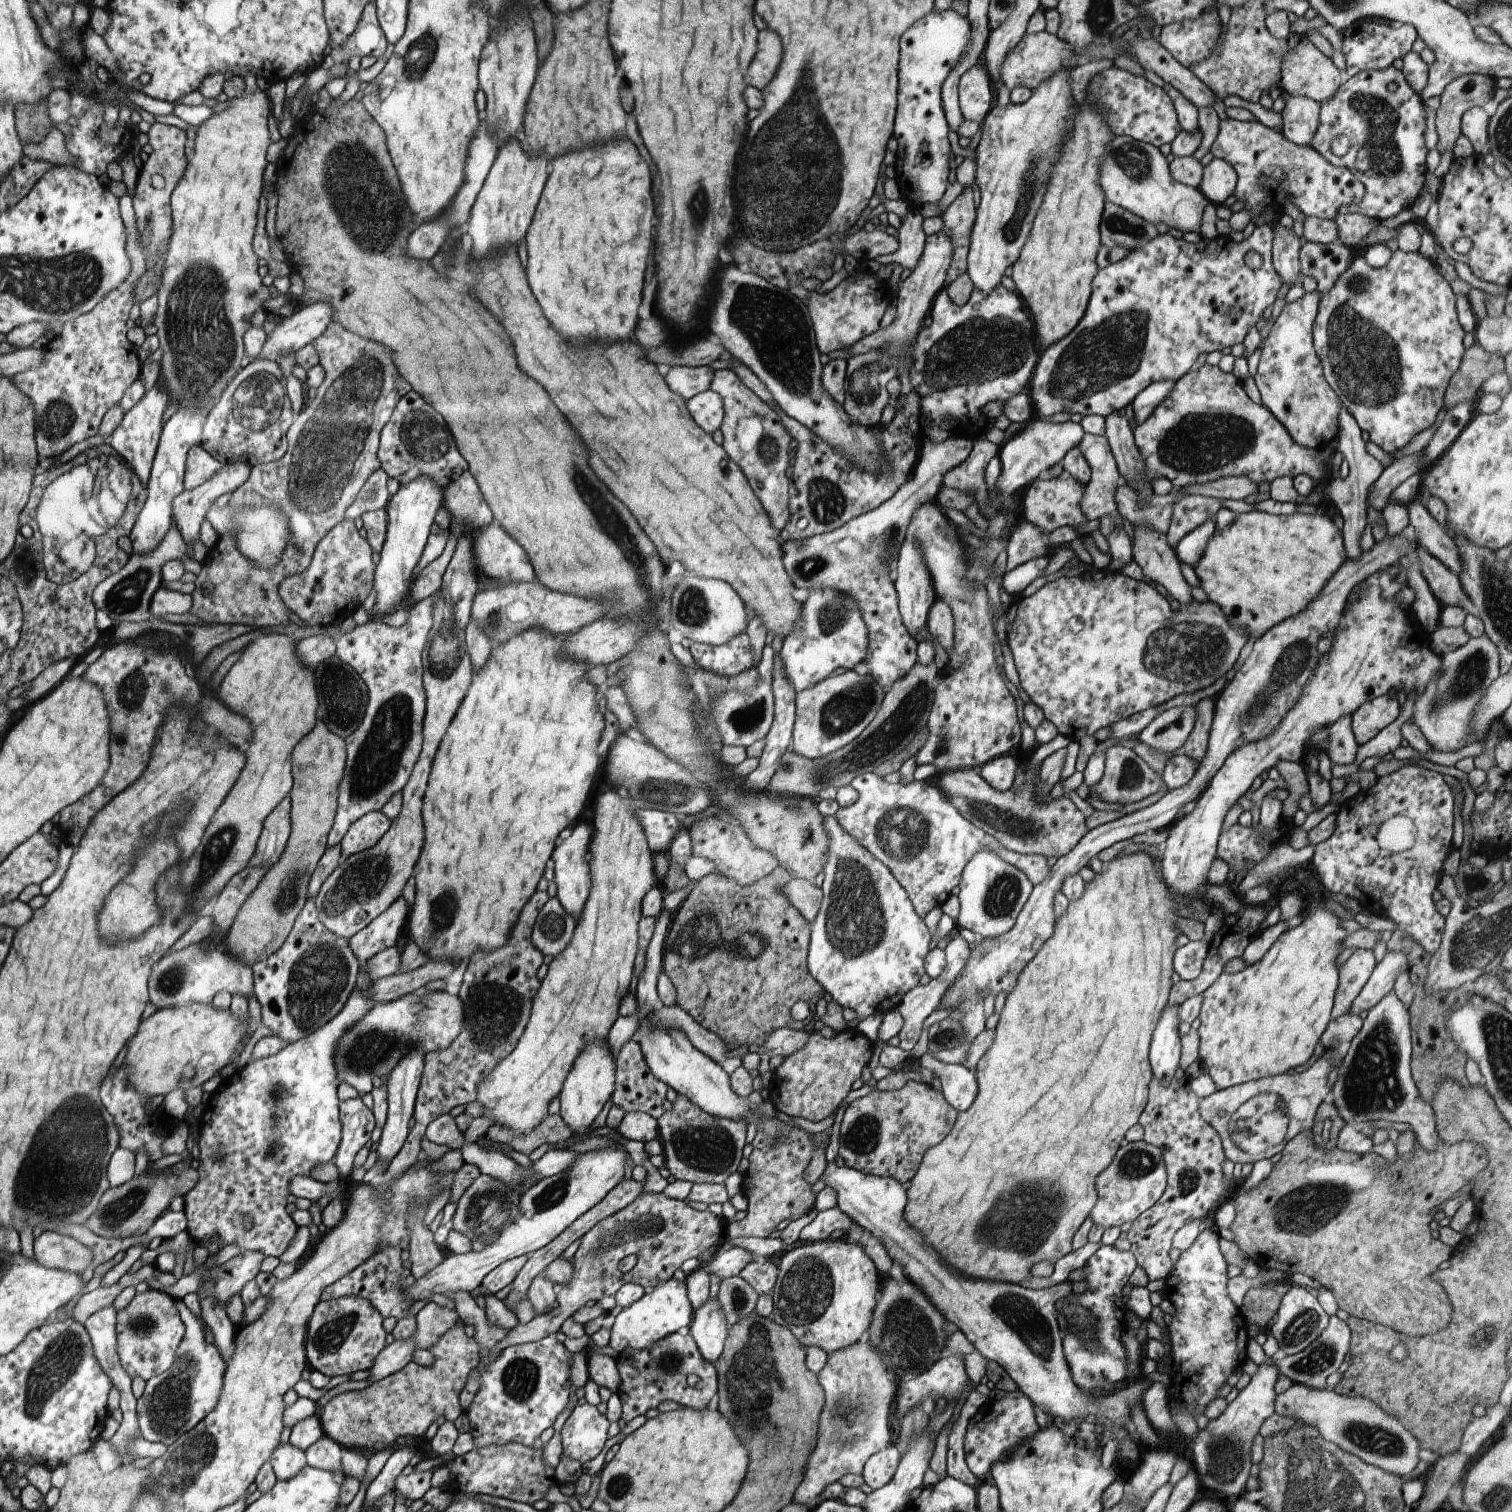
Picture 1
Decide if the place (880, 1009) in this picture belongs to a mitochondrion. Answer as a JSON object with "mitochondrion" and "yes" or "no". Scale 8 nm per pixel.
{"mitochondrion":"no"}

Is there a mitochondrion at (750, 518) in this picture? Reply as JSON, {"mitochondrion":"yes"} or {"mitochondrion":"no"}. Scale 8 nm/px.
{"mitochondrion":"no"}

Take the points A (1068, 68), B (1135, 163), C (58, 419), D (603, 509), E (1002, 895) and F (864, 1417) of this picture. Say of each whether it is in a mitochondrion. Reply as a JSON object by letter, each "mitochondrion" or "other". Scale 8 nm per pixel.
{"A":"other","B":"mitochondrion","C":"mitochondrion","D":"mitochondrion","E":"mitochondrion","F":"mitochondrion"}

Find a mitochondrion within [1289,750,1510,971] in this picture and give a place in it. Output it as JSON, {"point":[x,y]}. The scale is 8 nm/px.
{"point":[1470,883]}

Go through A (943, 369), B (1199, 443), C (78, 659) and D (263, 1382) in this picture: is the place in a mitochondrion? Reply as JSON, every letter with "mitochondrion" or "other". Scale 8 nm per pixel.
{"A":"mitochondrion","B":"mitochondrion","C":"other","D":"other"}

